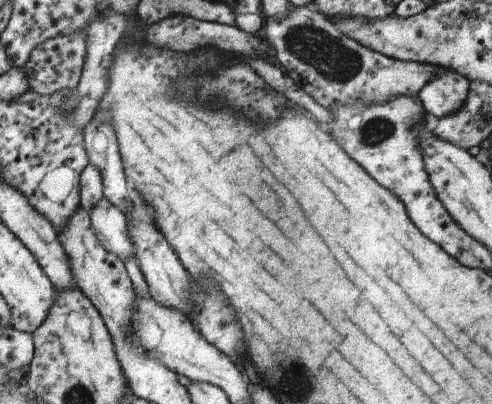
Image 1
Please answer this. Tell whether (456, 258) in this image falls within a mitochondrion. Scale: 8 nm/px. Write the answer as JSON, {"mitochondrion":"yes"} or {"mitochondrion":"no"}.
{"mitochondrion":"no"}

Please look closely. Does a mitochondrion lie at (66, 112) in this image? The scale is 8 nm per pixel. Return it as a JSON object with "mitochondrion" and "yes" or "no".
{"mitochondrion":"no"}

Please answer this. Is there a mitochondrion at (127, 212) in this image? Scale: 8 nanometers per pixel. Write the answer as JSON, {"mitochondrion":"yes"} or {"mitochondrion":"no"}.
{"mitochondrion":"no"}

